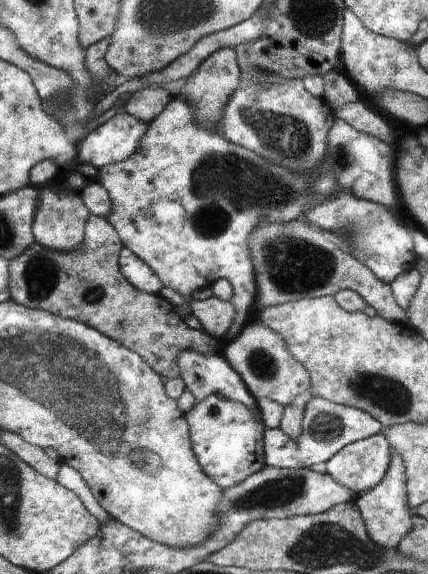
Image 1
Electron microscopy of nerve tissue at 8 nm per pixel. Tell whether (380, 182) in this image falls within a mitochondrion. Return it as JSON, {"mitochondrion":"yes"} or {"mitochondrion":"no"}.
{"mitochondrion":"no"}

